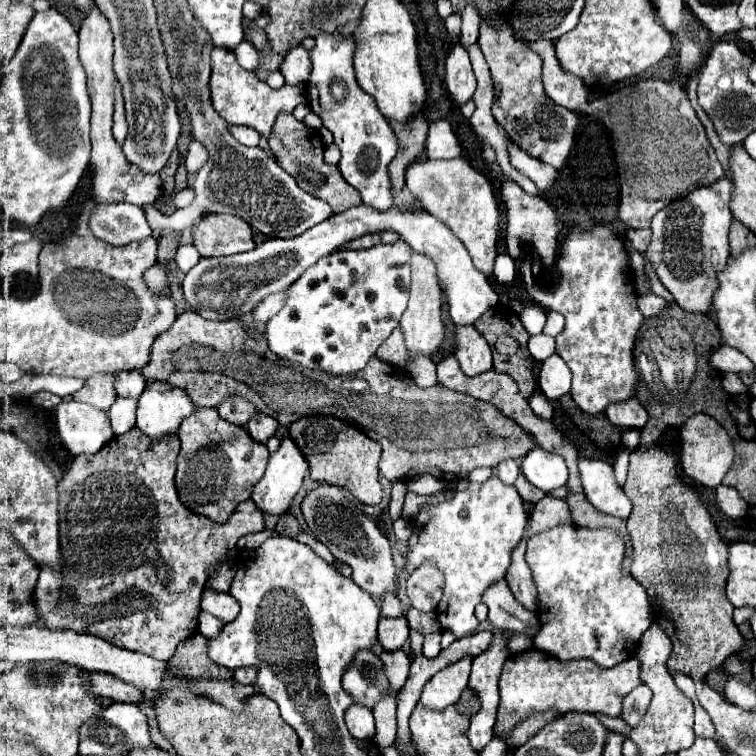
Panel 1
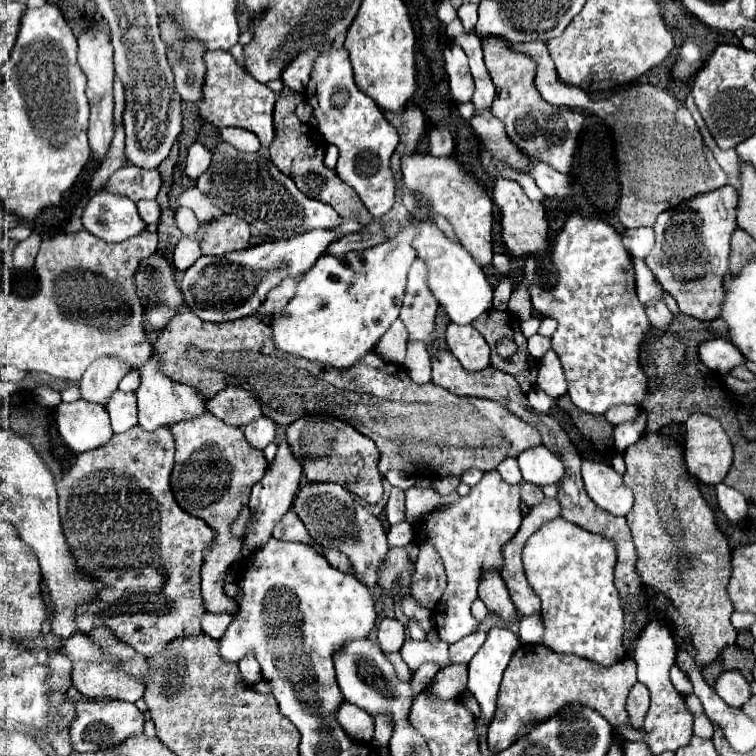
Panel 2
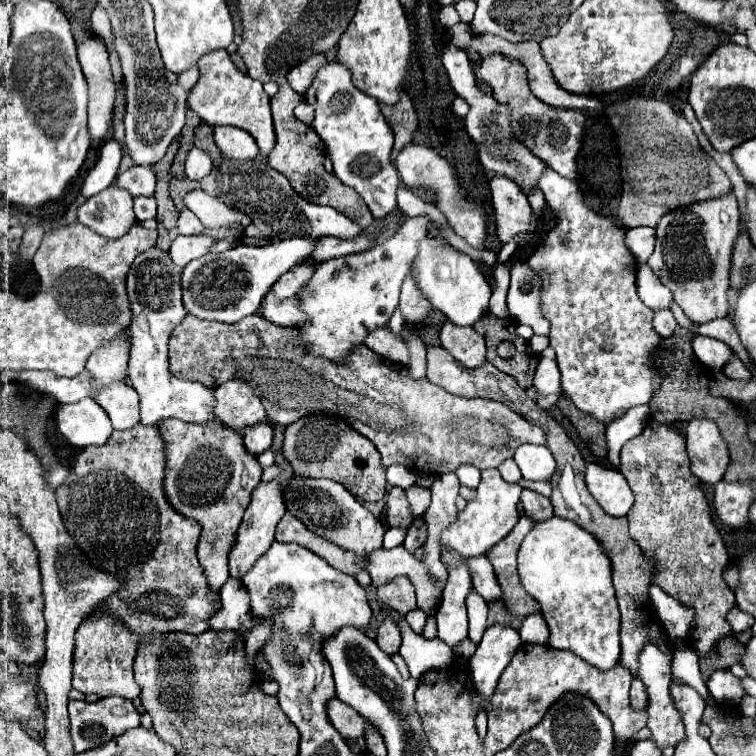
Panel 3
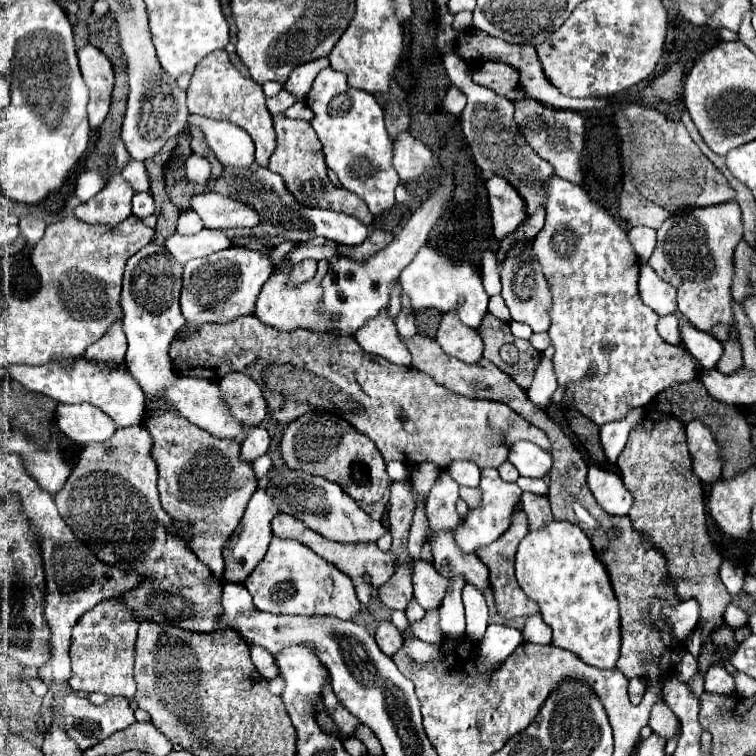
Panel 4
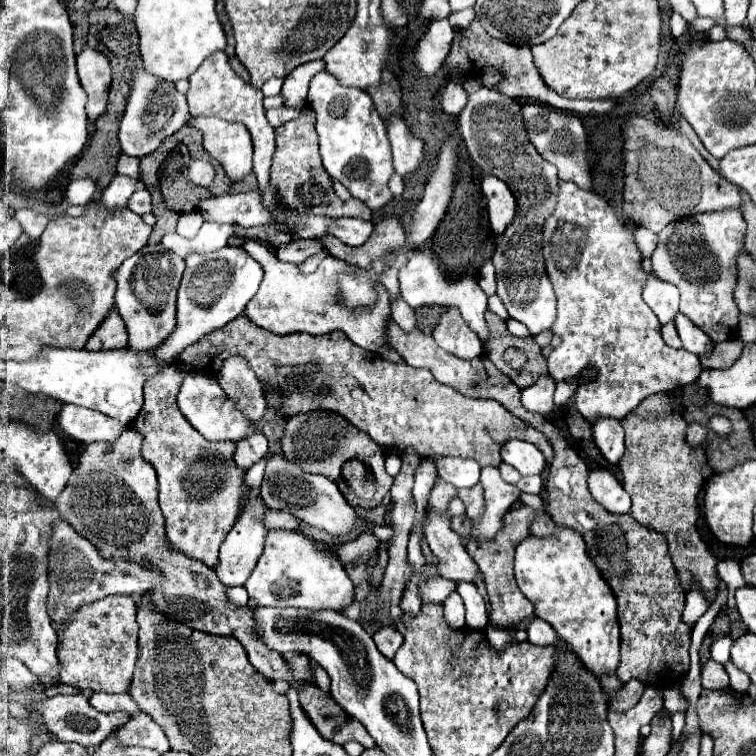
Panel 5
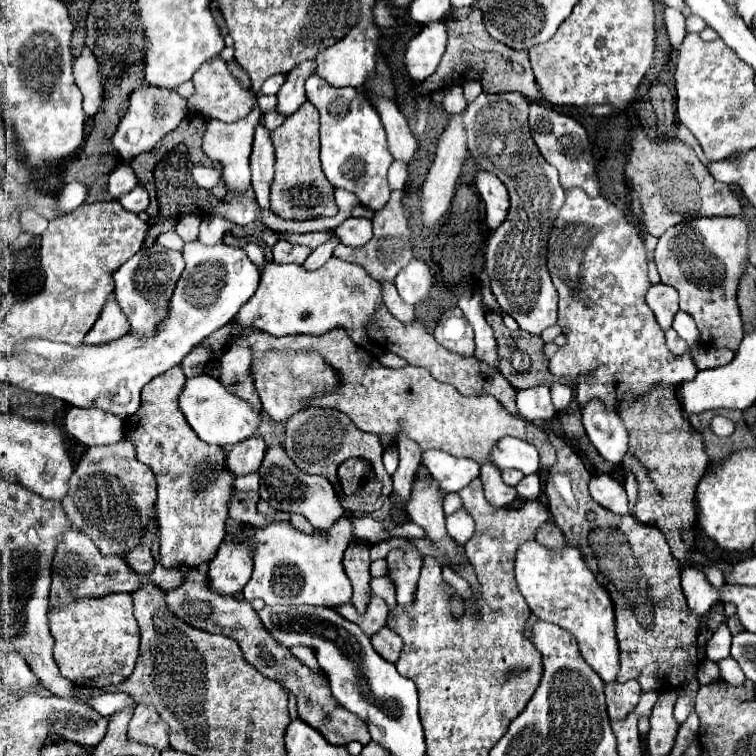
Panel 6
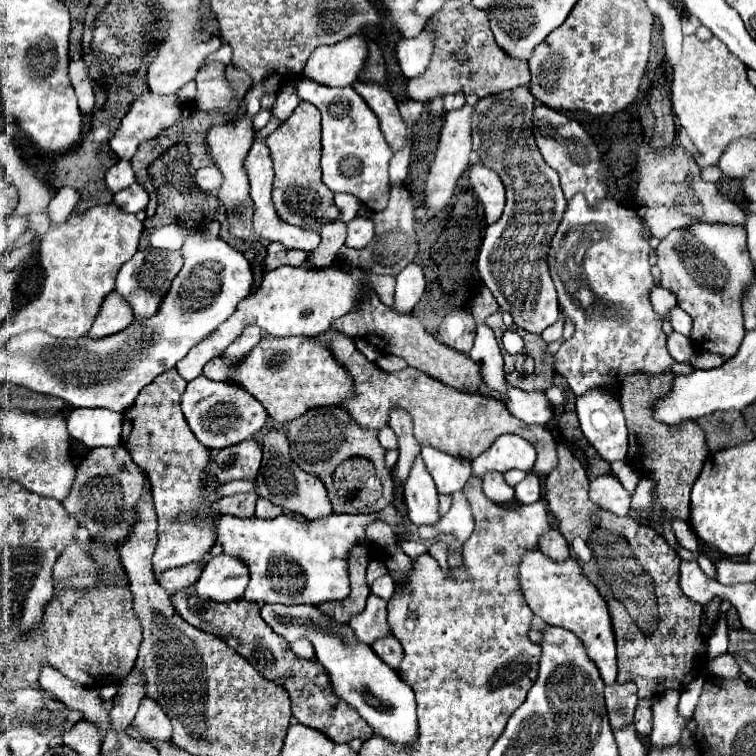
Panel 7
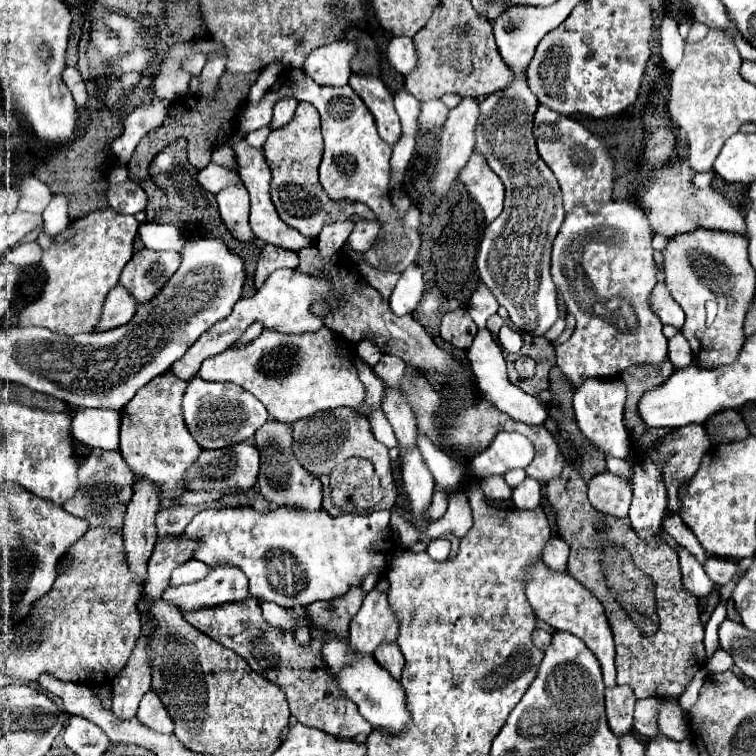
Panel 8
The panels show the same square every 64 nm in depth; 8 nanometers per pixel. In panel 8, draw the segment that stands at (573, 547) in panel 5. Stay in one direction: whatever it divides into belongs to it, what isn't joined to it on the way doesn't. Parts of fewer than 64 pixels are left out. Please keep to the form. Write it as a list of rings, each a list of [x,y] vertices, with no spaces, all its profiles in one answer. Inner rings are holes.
[[[542,560],[534,562],[530,570],[526,572],[526,598],[534,610],[534,614],[550,624],[556,630],[564,630],[570,634],[576,634],[586,642],[586,646],[594,652],[594,656],[600,662],[604,684],[616,686],[616,668],[614,668],[614,642],[612,642],[612,630],[608,626],[608,618],[604,612],[604,606],[584,584],[580,584],[570,572],[556,572],[548,568]]]

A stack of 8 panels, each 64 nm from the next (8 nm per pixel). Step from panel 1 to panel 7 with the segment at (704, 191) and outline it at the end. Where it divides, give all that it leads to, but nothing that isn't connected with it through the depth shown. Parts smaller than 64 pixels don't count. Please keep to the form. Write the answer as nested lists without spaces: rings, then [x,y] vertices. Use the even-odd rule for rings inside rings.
[[[704,222],[690,224],[688,228],[674,230],[666,238],[662,238],[656,248],[656,258],[662,276],[660,284],[676,294],[678,306],[684,312],[688,312],[694,320],[690,336],[694,348],[732,358],[738,352],[742,338],[746,334],[742,326],[742,292],[750,284],[754,274],[754,266],[746,248],[746,228],[730,224],[704,224]]]

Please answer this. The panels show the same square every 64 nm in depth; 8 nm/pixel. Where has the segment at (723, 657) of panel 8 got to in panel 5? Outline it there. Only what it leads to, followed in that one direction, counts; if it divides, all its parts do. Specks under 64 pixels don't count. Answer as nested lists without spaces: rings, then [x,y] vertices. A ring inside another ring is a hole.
[[[728,661],[724,667],[730,678],[730,688],[736,692],[748,692],[748,688],[751,684],[748,675],[736,668],[731,661]]]

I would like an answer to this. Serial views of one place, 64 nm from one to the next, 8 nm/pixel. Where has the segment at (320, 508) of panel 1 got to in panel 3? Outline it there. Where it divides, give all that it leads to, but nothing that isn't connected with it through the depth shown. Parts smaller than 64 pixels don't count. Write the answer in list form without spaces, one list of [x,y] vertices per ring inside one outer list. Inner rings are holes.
[[[292,478],[284,490],[286,508],[298,520],[302,520],[316,536],[322,536],[336,546],[354,552],[356,556],[364,558],[382,548],[384,526],[378,518],[372,516],[342,484],[334,480],[314,480],[314,478]]]

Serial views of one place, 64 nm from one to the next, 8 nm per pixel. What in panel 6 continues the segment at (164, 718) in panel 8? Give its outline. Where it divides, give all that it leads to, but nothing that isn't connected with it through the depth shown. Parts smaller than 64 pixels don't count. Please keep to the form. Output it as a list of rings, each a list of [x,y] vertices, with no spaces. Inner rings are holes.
[[[140,704],[128,724],[128,740],[164,750],[168,748],[168,728],[156,710]]]

